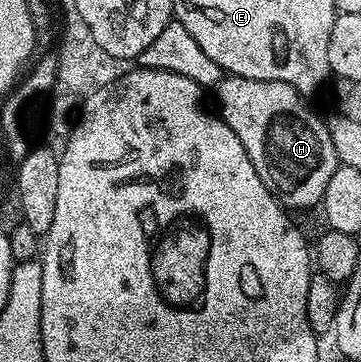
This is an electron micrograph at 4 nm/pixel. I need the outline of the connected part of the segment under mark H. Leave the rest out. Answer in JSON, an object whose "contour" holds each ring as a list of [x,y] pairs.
{"contour":[[[224,76],[216,87],[217,113],[236,132],[252,168],[283,207],[321,203],[332,172],[340,165],[326,122],[306,107],[307,99],[283,82]]]}

